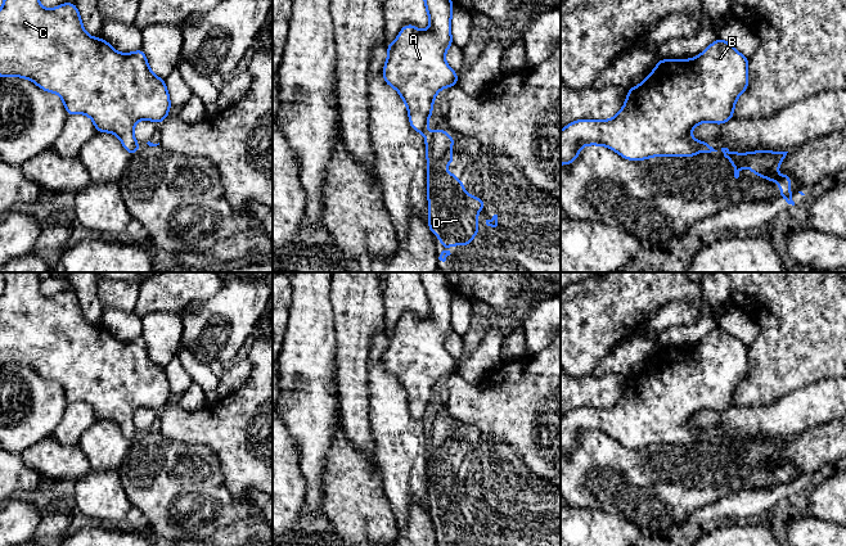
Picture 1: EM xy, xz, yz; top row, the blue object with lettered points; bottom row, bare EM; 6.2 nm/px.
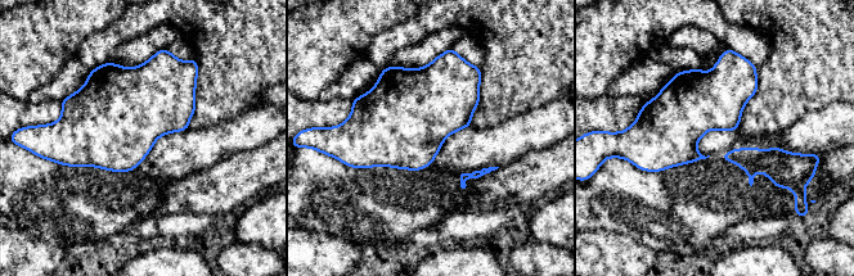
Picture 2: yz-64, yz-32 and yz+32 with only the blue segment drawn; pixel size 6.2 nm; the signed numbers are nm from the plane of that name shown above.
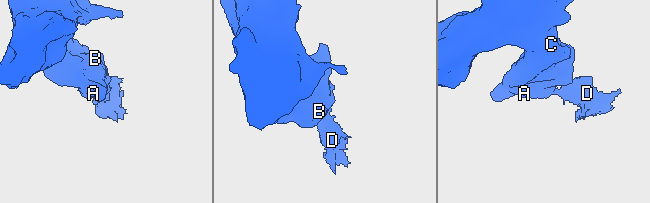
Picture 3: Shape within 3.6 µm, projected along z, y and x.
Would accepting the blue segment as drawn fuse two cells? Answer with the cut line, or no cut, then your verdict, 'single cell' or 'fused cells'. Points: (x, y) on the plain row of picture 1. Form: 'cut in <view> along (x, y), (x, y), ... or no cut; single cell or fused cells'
cut in xz along (424, 414), (422, 420); fused cells

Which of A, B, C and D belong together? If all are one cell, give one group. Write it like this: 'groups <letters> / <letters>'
groups A B C / D

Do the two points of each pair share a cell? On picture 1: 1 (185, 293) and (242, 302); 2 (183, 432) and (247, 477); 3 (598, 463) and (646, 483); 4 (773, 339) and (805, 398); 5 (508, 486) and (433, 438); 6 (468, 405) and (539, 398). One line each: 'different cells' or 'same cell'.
1: different cells
2: same cell
3: same cell
4: different cells
5: same cell
6: same cell

